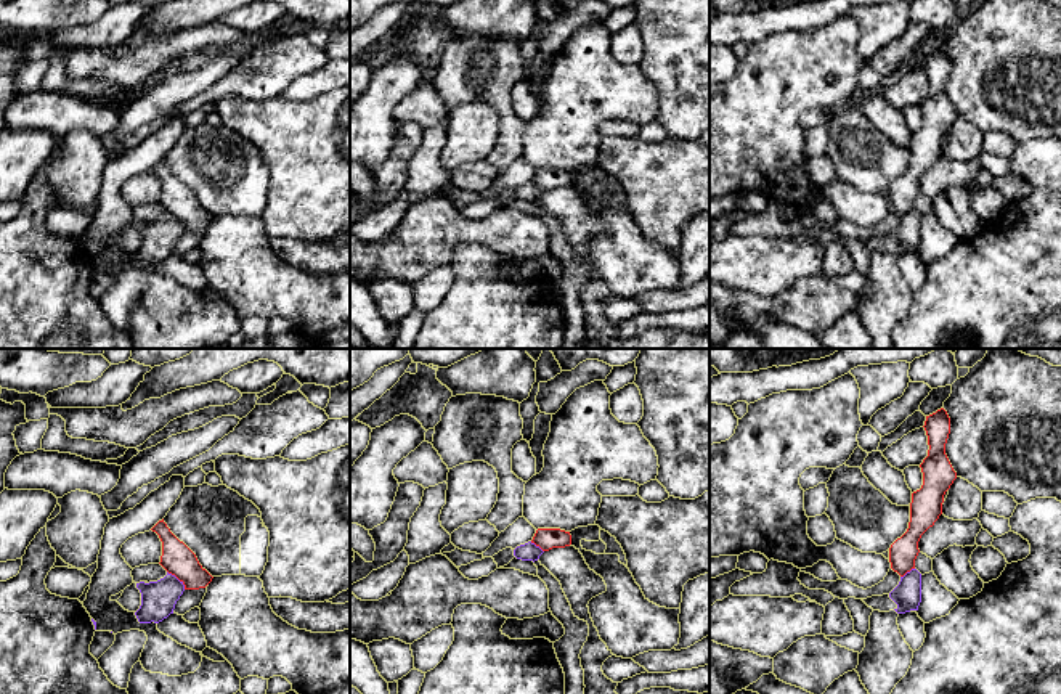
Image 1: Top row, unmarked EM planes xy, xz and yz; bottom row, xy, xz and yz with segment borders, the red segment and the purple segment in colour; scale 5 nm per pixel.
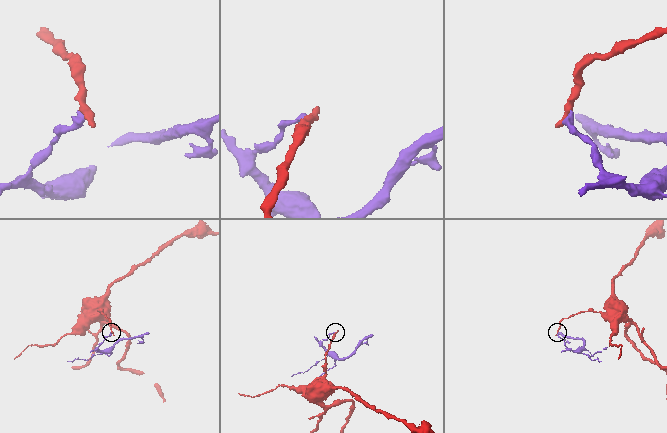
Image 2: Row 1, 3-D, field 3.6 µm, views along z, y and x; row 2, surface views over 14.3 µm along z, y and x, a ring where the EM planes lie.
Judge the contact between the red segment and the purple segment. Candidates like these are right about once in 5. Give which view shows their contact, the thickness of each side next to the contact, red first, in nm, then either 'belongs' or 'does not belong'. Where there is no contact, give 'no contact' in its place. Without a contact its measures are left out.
meets red in xy; 160 nm thick on the red side, 180 nm on the other; does not belong

